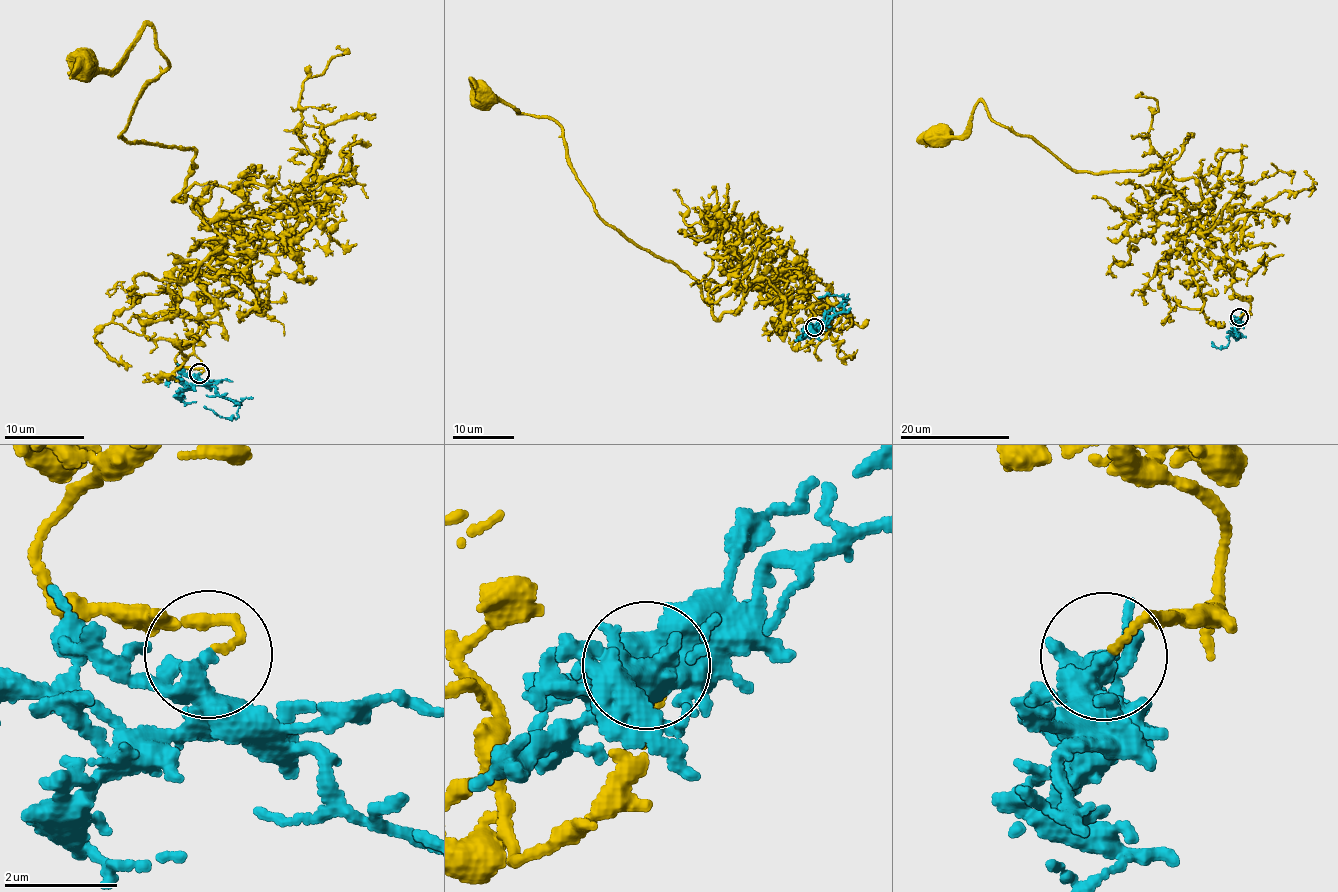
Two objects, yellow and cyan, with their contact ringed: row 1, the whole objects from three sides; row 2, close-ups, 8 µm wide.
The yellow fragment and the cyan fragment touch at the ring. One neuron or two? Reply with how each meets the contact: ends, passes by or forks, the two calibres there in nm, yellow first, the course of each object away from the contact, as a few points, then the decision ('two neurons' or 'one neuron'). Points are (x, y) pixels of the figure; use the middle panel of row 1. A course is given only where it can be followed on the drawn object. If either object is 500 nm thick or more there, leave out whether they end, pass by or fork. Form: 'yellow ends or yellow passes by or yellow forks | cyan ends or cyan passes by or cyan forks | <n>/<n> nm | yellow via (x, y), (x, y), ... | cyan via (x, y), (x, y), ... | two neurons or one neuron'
yellow ends | cyan passes by | 110/280 nm | yellow via (815, 328), (800, 348), (775, 289), (746, 288), (715, 318), (696, 281), (599, 214), (561, 126), (481, 99) | cyan via (814, 328), (847, 300), (834, 295), (818, 298) | two neurons

